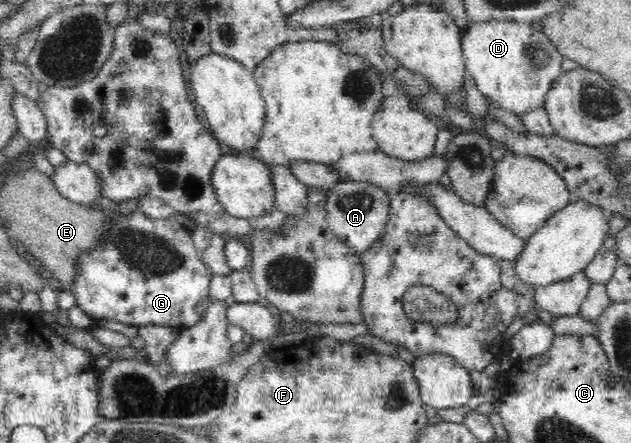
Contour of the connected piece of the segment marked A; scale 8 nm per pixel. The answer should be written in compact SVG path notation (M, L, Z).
M348 180L328 191L326 208L328 227L359 255L368 251L384 233L390 216L391 197L376 185Z

